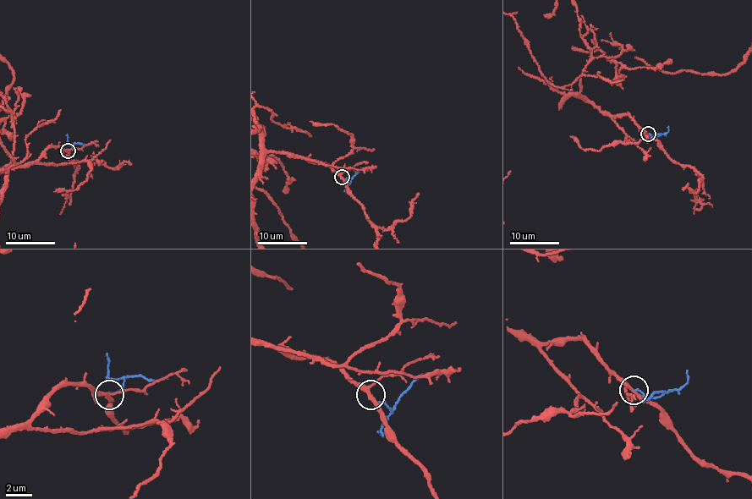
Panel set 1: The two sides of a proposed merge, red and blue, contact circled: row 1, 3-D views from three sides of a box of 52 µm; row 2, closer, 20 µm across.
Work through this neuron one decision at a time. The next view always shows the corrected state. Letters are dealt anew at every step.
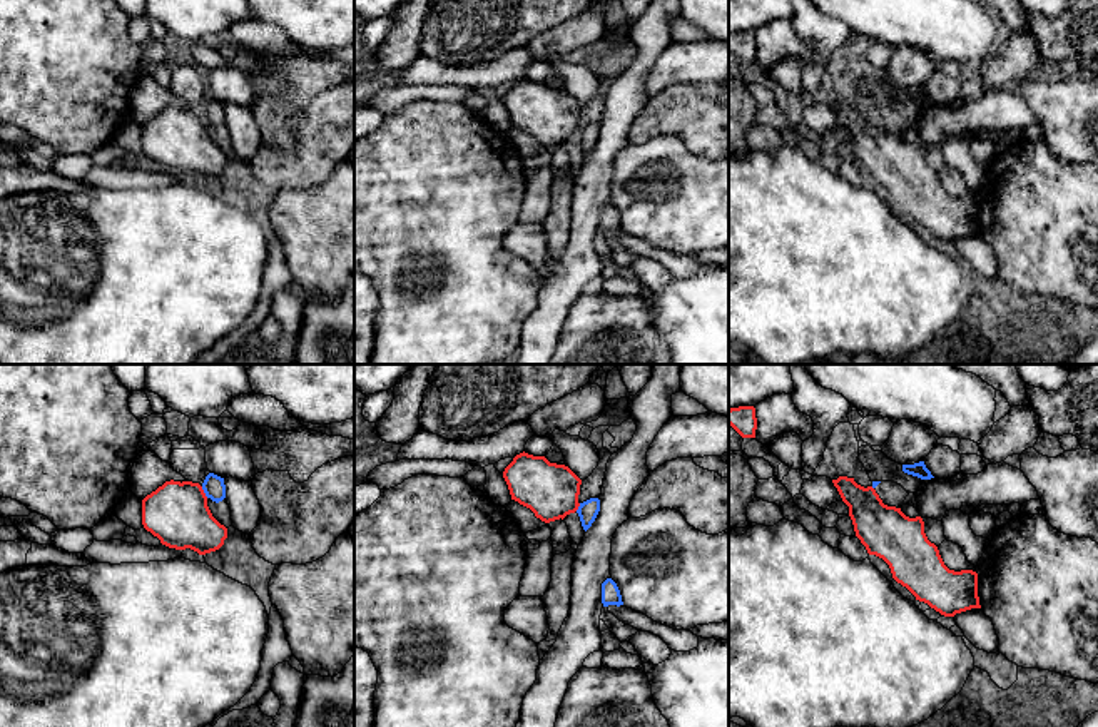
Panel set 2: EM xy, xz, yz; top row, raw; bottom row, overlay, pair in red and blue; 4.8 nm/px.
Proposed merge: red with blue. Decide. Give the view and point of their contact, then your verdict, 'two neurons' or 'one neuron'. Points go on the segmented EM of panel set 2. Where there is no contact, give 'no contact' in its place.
contact xy (203, 492); two neurons

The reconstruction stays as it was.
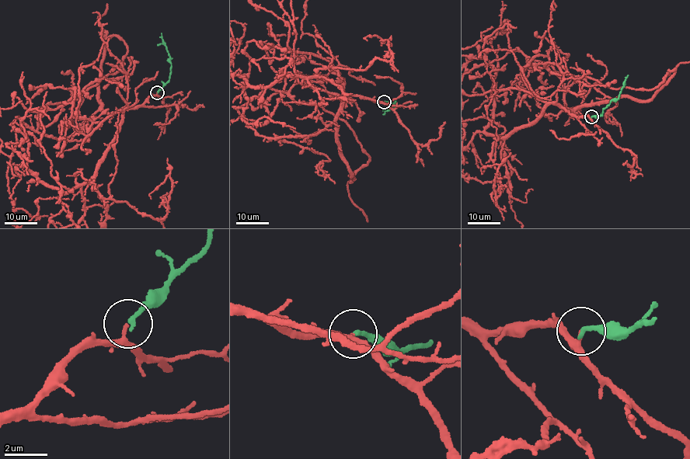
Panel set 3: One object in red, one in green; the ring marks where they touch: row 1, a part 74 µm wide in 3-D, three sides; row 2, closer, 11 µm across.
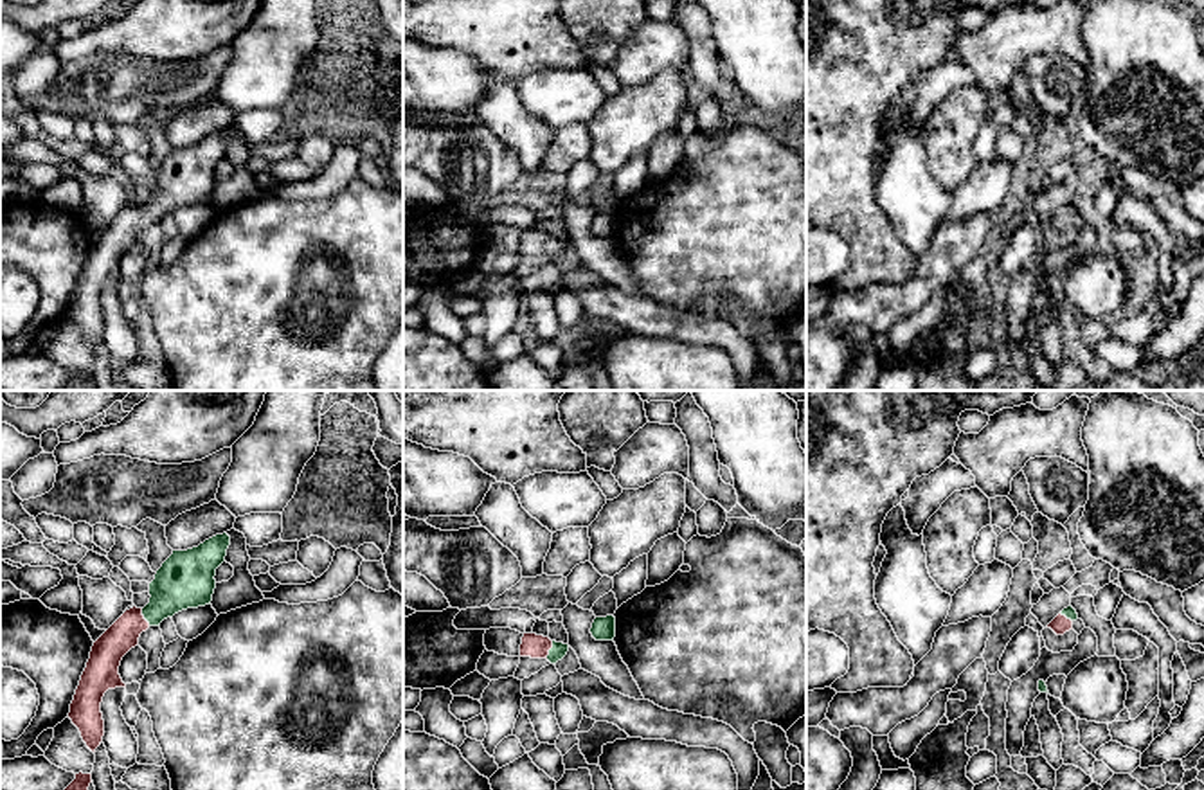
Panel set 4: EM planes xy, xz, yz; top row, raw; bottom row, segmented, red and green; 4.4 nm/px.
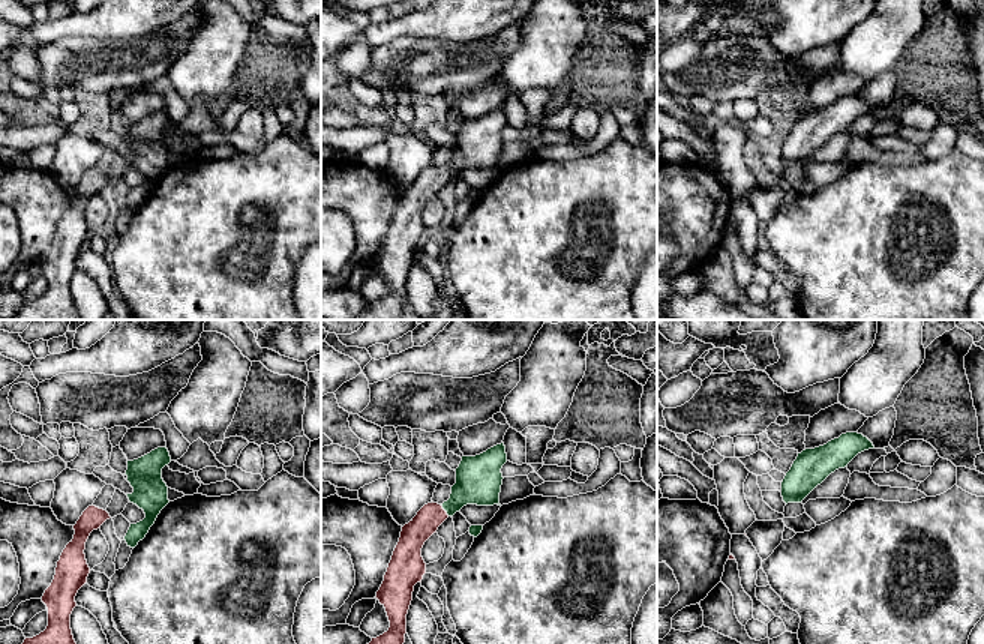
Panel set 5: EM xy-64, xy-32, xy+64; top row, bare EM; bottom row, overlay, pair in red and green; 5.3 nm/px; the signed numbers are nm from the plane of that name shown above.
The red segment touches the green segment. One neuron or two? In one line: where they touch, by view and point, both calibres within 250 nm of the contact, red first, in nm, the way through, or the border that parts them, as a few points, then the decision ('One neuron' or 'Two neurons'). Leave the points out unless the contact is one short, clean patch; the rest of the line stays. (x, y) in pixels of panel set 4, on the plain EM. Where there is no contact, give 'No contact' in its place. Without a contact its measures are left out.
Touches red at xy (143, 215). Thickness 140 nm (red) against 240 nm. Path across: xy (108, 247), (143, 215), (184, 177). One neuron

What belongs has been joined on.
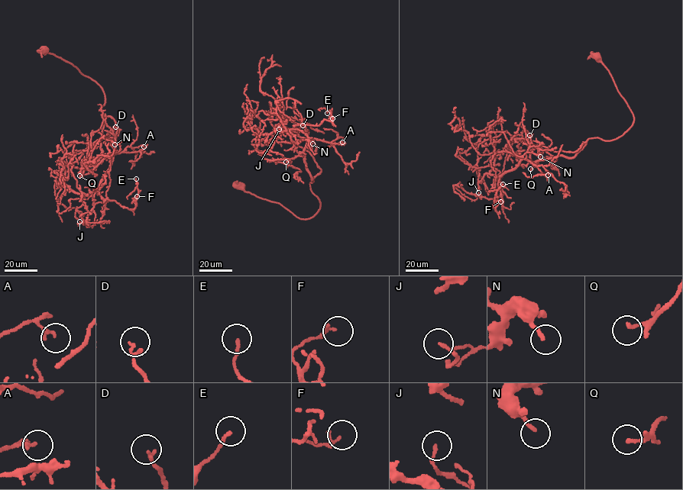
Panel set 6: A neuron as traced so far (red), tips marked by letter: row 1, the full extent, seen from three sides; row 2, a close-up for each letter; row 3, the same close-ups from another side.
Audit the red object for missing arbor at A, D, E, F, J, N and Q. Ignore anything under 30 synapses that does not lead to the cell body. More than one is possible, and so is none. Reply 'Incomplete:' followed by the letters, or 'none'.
Incomplete: Q

